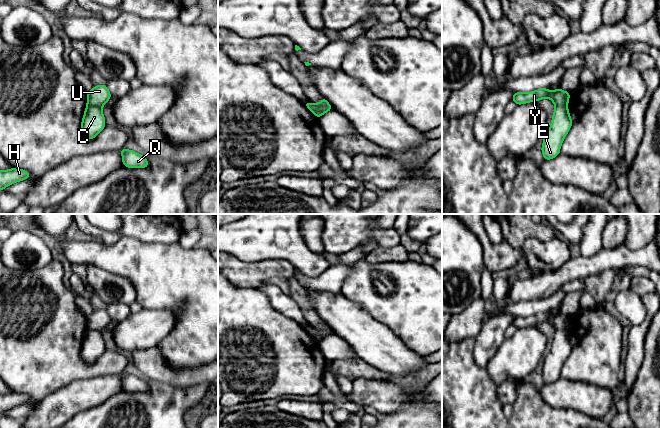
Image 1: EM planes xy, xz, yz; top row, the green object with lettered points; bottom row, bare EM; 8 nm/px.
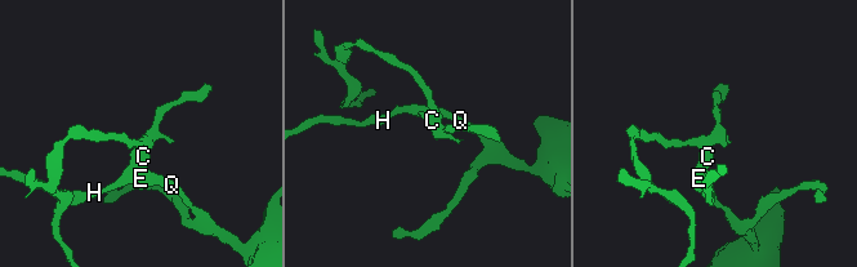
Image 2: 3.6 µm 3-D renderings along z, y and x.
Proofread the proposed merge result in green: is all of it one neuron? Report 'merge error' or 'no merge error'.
merge error

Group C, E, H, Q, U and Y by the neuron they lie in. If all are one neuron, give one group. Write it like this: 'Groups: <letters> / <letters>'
Groups: C E H Q / U Y

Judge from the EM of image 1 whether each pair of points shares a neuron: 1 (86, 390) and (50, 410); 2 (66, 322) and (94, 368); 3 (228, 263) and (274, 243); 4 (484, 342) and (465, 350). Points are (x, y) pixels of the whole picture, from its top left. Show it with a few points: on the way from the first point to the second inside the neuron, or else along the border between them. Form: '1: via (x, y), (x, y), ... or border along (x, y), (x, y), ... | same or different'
1: via (77, 397), (59, 407) | same
2: via (66, 336), (66, 350), (80, 364) | same
3: border along (228, 253), (244, 261), (262, 260) | different
4: border along (473, 337), (474, 361), (484, 368) | different

